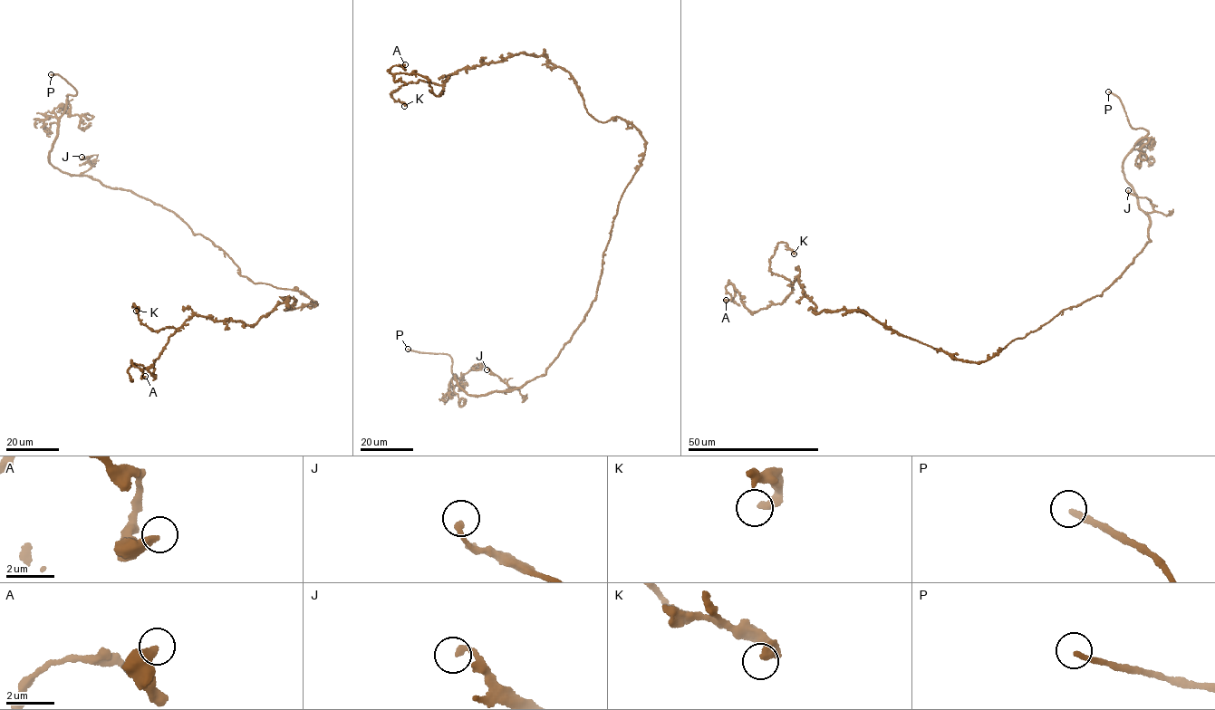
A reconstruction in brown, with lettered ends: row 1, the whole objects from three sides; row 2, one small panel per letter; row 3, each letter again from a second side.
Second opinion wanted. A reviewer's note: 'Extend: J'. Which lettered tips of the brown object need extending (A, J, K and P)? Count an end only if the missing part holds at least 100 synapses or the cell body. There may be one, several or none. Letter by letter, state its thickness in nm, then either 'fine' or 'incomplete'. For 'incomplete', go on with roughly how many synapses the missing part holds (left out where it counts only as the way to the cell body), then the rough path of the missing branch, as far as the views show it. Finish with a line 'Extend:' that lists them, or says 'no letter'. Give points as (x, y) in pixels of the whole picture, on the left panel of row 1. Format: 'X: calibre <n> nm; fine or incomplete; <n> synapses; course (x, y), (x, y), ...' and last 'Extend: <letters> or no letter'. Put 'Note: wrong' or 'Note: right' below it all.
A: calibre 320 nm; fine
J: calibre 240 nm; fine
K: calibre 360 nm; fine
P: calibre 240 nm; incomplete
Extend: P
Note: wrong

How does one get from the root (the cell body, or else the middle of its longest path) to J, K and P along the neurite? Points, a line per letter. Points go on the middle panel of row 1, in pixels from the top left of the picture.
J: (631, 178), (613, 221), (596, 297), (571, 340), (544, 374), (511, 390), (508, 390), (515, 387), (486, 369)
K: (631, 178), (641, 133), (619, 117), (599, 121), (573, 75), (543, 56), (404, 84), (390, 94), (404, 106)
P: (631, 178), (613, 221), (596, 297), (544, 374), (511, 390), (468, 394), (452, 377), (450, 356), (408, 349)

